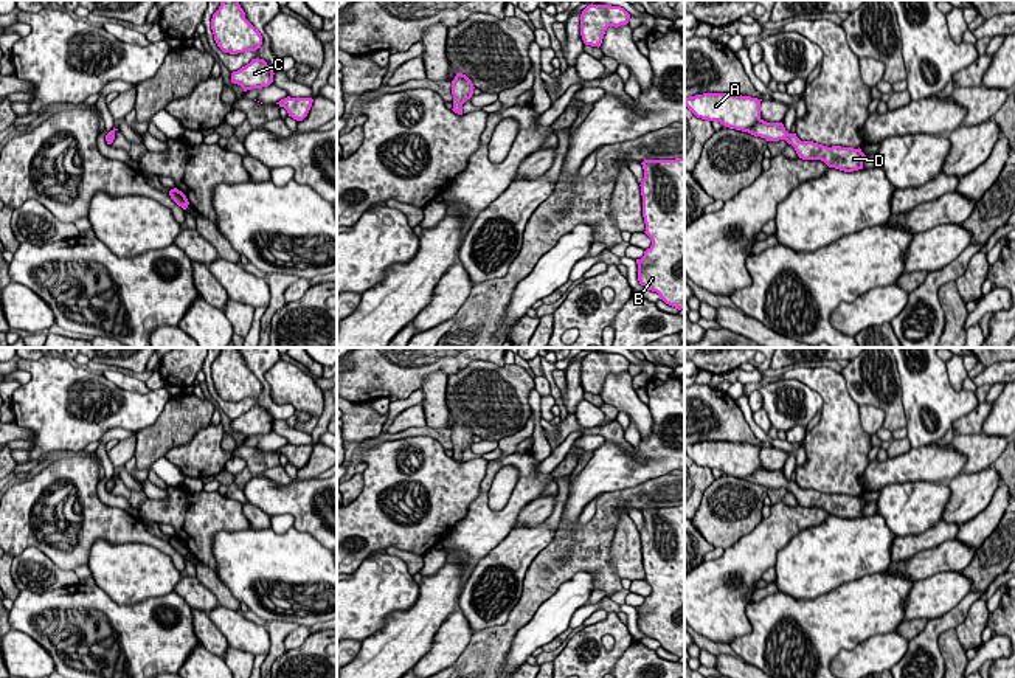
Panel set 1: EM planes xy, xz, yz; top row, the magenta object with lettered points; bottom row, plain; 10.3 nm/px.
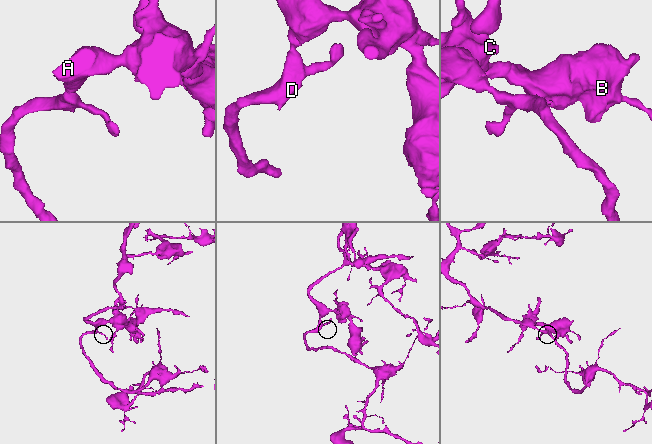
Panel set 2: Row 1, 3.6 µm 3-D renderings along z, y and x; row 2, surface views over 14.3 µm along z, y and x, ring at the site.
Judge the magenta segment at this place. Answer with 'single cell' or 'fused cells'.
single cell

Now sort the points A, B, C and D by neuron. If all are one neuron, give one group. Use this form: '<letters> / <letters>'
A B C D

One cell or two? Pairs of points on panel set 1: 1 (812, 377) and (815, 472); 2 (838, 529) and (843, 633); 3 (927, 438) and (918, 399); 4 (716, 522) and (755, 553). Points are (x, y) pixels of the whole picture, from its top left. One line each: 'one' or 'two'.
1: one
2: two
3: one
4: two

